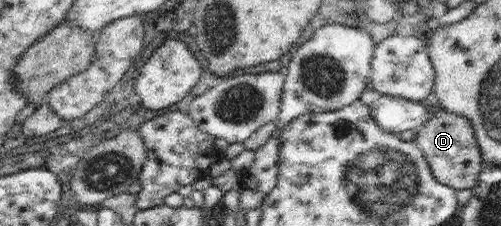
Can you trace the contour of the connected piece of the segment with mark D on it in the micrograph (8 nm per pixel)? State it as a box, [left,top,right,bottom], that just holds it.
[413,101,484,191]

